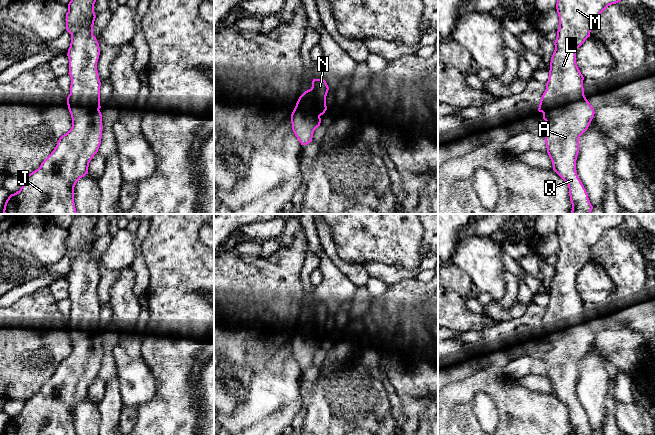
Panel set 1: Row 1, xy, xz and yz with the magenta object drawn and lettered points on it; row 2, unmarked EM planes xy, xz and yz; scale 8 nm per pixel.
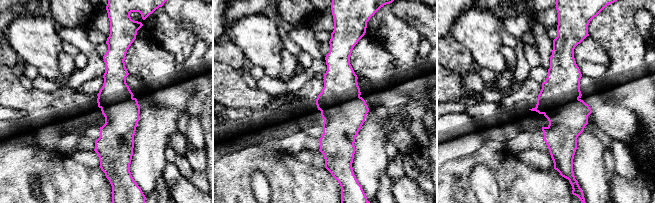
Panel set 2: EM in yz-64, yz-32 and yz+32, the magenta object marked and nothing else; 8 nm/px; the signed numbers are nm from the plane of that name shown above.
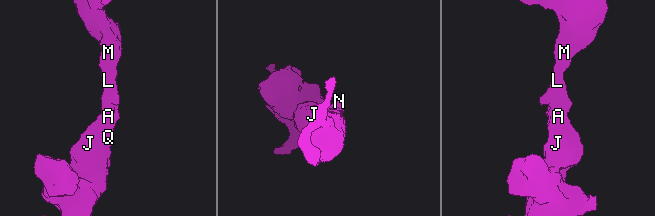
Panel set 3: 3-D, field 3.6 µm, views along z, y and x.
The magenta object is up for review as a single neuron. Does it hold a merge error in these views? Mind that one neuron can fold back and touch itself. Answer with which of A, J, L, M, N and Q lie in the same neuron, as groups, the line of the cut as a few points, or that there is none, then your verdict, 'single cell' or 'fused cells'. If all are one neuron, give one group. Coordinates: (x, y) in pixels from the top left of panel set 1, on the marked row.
A J L M N Q; no cut; single cell

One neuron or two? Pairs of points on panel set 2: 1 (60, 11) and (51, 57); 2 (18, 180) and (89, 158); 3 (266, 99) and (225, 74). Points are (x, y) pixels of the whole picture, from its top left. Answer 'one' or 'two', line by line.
1: two
2: two
3: one

